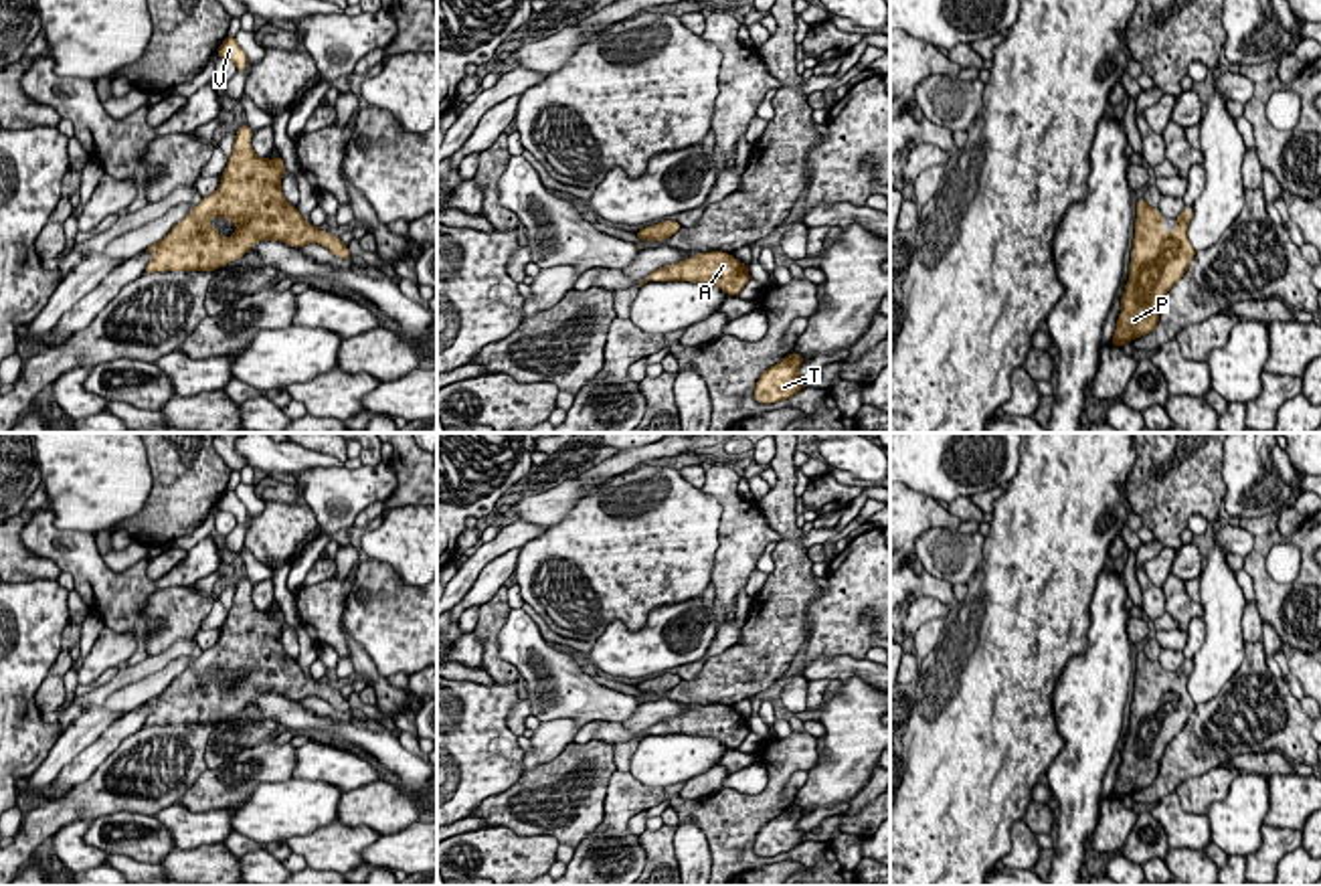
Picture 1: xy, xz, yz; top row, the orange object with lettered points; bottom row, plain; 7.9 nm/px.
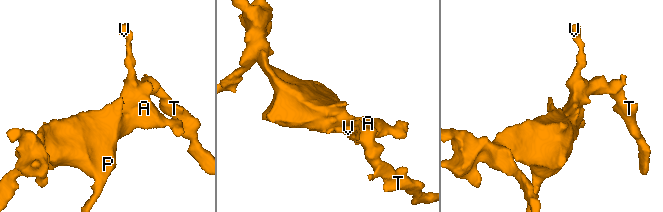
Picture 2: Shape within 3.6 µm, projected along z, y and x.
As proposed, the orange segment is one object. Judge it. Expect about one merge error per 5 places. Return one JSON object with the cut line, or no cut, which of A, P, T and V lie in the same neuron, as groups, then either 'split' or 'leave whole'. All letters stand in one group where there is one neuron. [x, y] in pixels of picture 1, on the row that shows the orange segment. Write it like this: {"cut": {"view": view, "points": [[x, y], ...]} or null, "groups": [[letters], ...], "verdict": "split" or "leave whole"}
{"cut": null, "groups": [["A", "P", "T", "V"]], "verdict": "leave whole"}

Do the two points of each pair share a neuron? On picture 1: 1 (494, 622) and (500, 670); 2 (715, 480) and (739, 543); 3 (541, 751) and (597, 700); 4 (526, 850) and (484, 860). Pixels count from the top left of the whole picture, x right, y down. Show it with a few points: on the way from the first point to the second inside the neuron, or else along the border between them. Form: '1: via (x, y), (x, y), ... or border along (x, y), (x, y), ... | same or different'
1: via (492, 634), (492, 658) | same
2: via (729, 496), (739, 514), (739, 526) | same
3: border along (543, 723), (571, 719), (579, 727) | different
4: via (516, 856), (494, 856) | same

